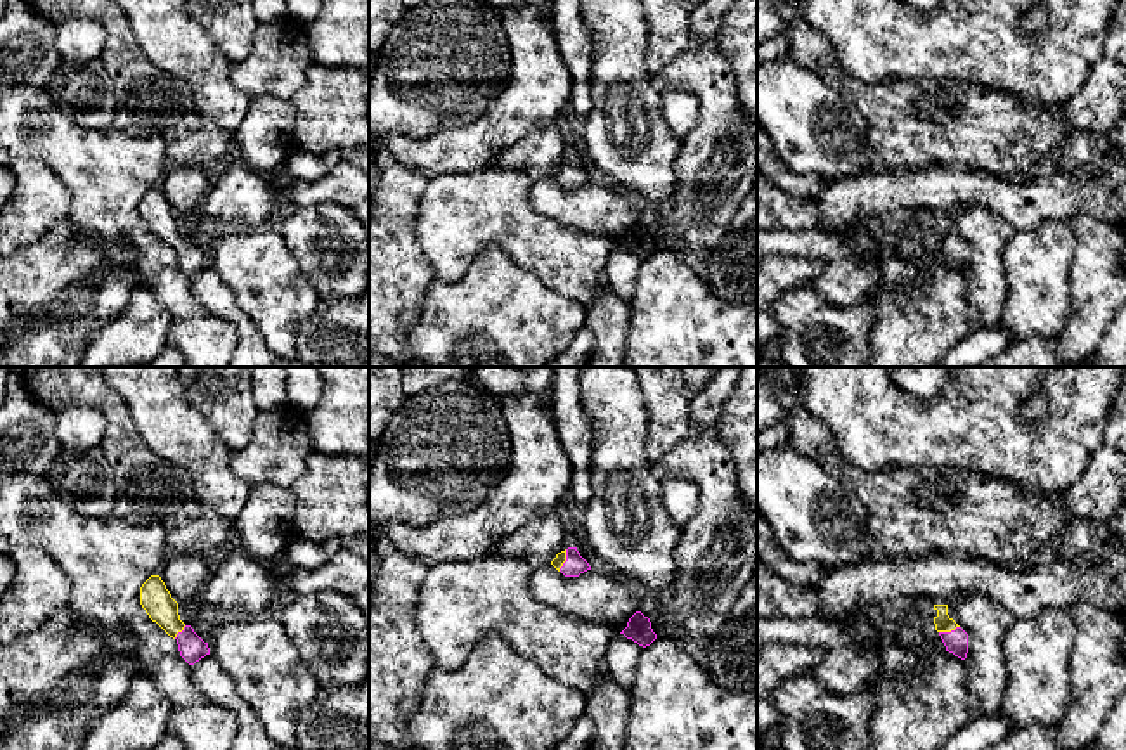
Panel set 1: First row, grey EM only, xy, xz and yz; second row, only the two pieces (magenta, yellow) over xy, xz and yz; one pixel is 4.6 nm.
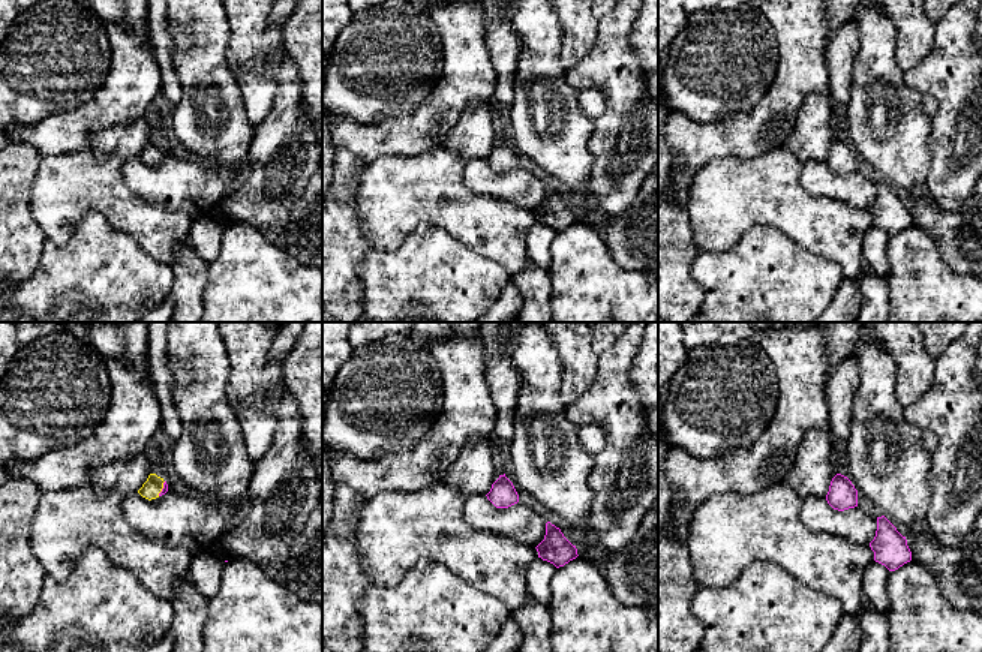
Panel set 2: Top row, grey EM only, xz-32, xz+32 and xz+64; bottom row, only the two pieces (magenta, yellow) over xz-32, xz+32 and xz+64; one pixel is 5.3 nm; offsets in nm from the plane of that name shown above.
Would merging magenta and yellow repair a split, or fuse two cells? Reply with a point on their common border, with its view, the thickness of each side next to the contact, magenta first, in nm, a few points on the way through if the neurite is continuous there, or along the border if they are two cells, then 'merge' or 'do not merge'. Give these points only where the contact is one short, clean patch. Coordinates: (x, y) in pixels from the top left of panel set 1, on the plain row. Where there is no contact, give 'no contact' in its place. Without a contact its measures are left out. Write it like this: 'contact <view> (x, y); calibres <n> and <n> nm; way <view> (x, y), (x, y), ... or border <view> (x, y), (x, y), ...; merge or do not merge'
contact xz (567, 172); calibres 90 and 50 nm; way xz (574, 177), (567, 172), (560, 170); merge

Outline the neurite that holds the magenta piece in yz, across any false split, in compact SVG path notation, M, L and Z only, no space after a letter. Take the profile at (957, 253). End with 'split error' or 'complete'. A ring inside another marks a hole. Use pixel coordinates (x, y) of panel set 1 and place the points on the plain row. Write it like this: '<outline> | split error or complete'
M934 217L935 242L939 244L946 263L965 272L968 265L968 246L948 227L948 217Z | split error

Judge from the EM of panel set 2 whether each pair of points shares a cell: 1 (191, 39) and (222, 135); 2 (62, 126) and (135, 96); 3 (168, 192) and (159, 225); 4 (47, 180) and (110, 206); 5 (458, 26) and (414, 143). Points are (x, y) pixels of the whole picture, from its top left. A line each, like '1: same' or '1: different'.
1: same
2: same
3: different
4: same
5: same

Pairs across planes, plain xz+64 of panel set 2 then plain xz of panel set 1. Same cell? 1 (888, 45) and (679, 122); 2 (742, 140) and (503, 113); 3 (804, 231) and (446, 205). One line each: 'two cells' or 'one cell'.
1: two cells
2: one cell
3: one cell

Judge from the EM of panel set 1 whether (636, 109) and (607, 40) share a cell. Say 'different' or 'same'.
same

